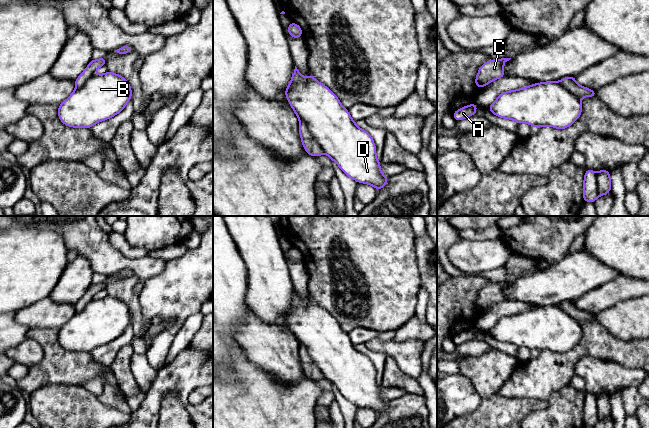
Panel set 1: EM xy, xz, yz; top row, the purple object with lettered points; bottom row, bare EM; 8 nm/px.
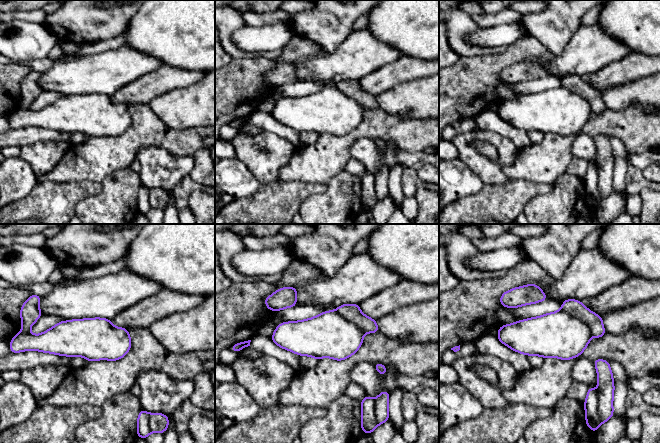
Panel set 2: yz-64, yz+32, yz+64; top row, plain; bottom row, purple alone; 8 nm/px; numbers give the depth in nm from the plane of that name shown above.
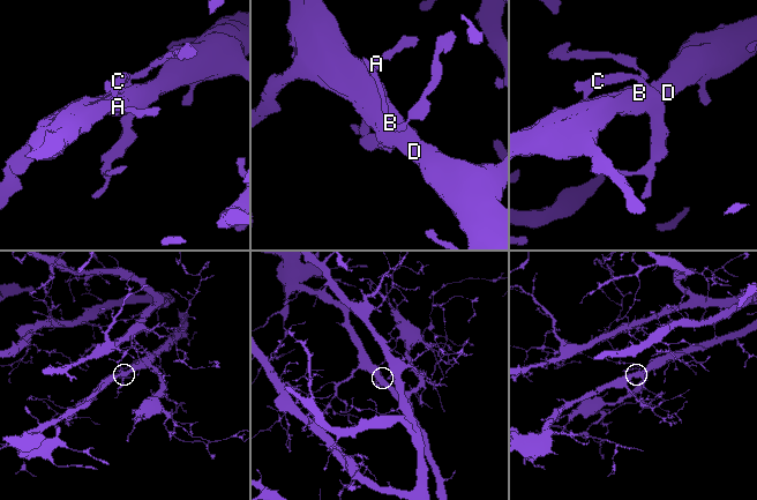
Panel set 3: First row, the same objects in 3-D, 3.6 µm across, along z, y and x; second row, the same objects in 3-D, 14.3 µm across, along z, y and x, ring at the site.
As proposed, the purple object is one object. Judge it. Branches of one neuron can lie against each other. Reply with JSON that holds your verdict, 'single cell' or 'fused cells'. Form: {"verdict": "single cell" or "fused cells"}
{"verdict": "fused cells"}

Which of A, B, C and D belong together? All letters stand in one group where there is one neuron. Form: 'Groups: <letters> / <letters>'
Groups: A B D / C

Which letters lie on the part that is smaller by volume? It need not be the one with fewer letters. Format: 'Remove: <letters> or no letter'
Remove: C

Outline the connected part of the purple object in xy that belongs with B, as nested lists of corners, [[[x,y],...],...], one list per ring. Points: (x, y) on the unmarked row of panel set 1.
[[[109,295],[103,299],[93,299],[59,329],[58,341],[66,350],[91,352],[97,346],[107,344],[124,334],[131,321],[130,306],[124,301]]]

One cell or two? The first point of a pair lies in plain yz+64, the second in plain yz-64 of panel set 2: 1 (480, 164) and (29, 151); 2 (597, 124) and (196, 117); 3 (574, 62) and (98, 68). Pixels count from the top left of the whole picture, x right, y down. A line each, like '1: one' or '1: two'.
1: one
2: two
3: one

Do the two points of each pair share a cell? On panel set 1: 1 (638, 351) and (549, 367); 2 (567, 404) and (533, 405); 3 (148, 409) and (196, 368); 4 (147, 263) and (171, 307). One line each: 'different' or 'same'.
1: same
2: different
3: same
4: different

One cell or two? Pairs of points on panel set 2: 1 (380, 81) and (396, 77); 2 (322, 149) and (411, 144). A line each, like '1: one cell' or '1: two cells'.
1: one cell
2: one cell

